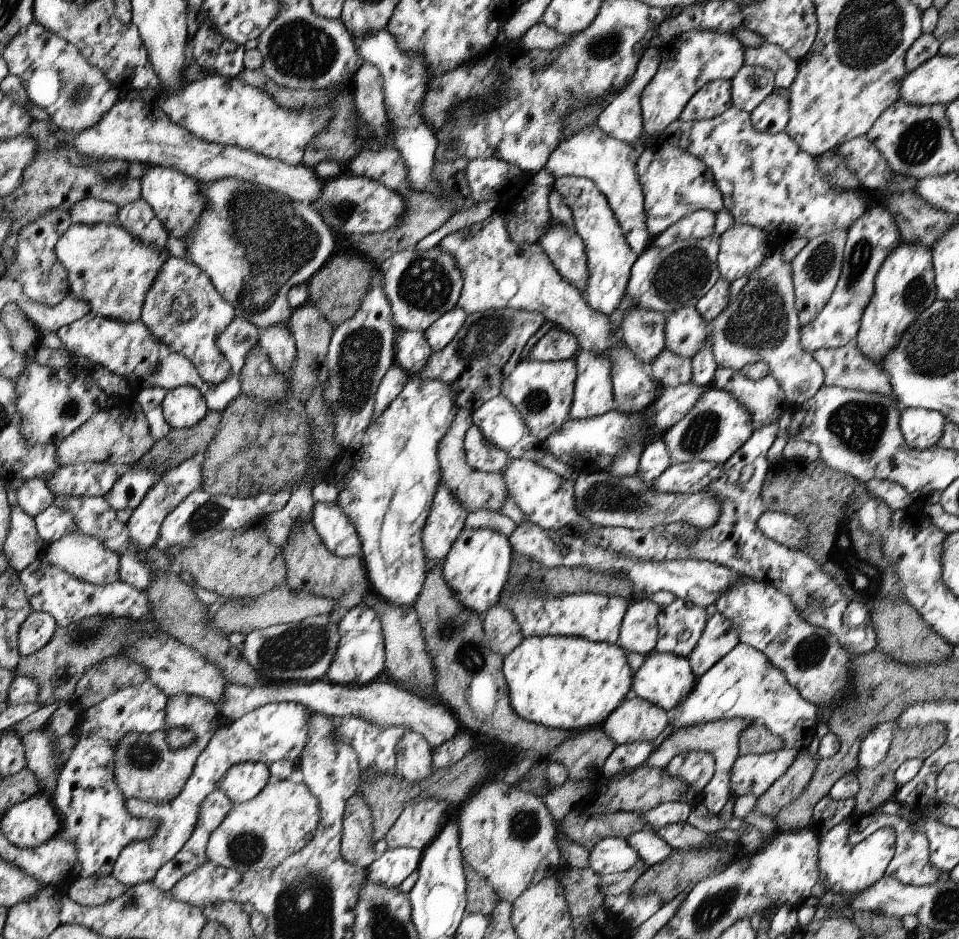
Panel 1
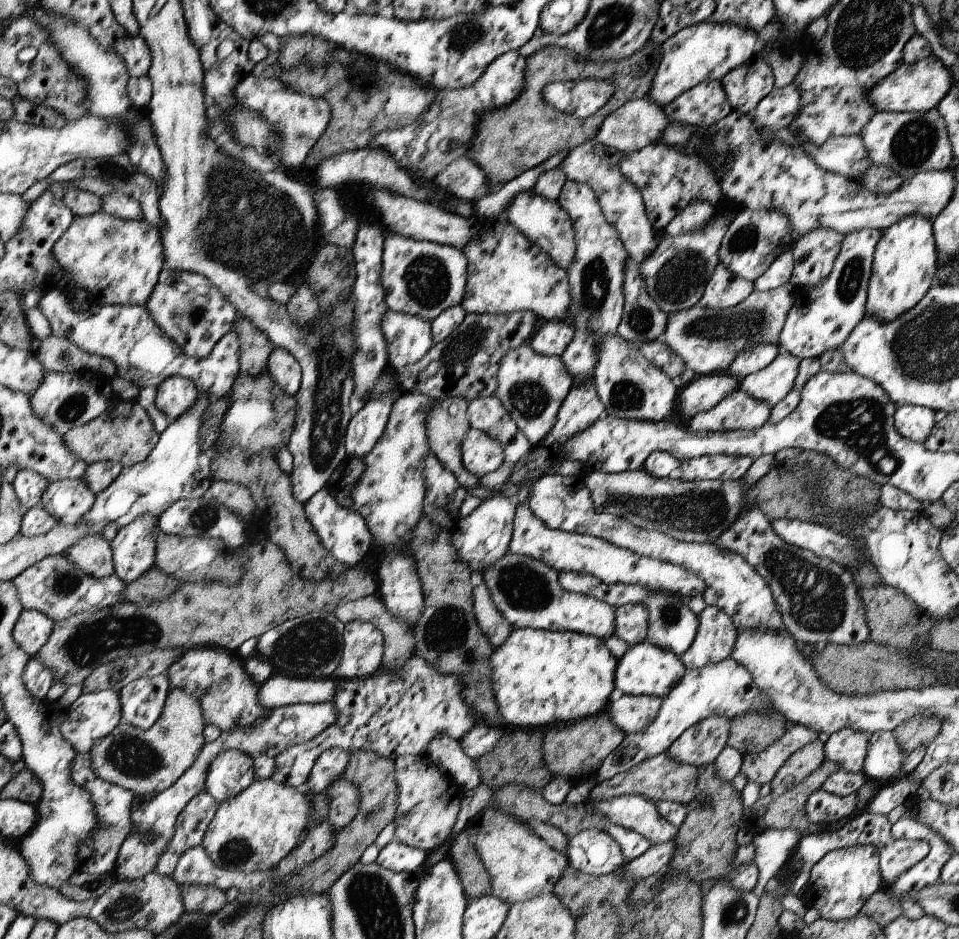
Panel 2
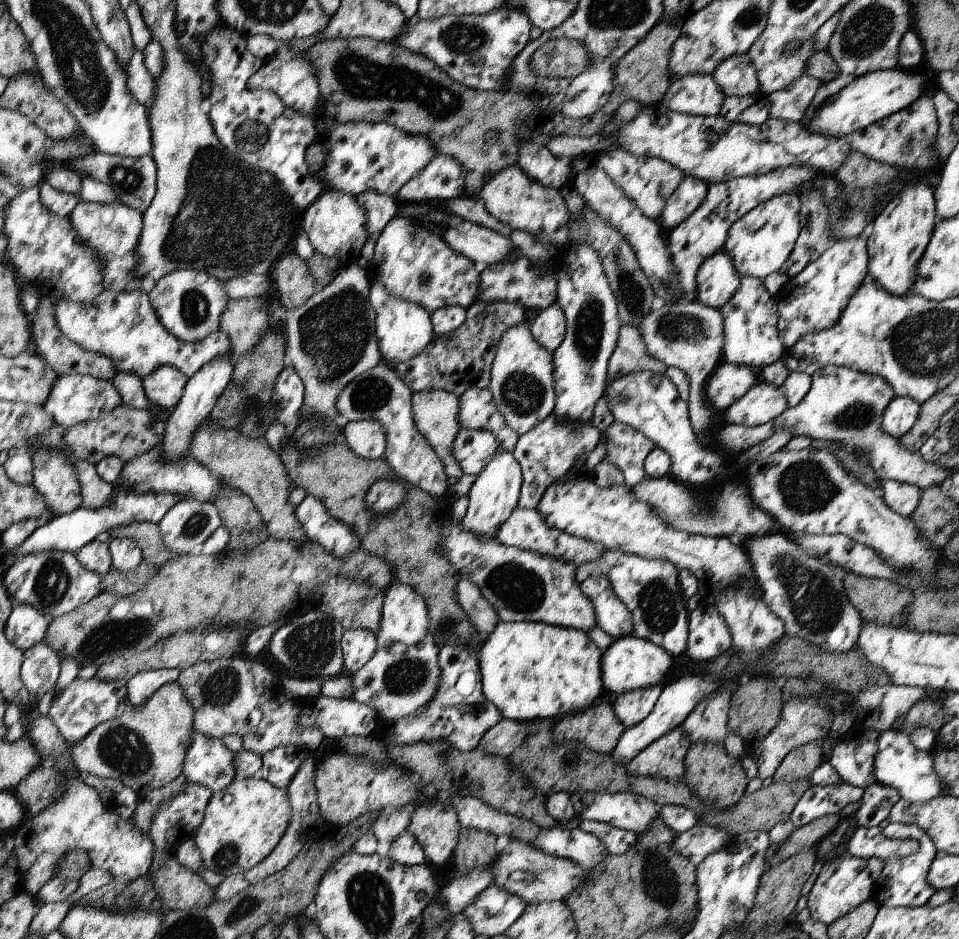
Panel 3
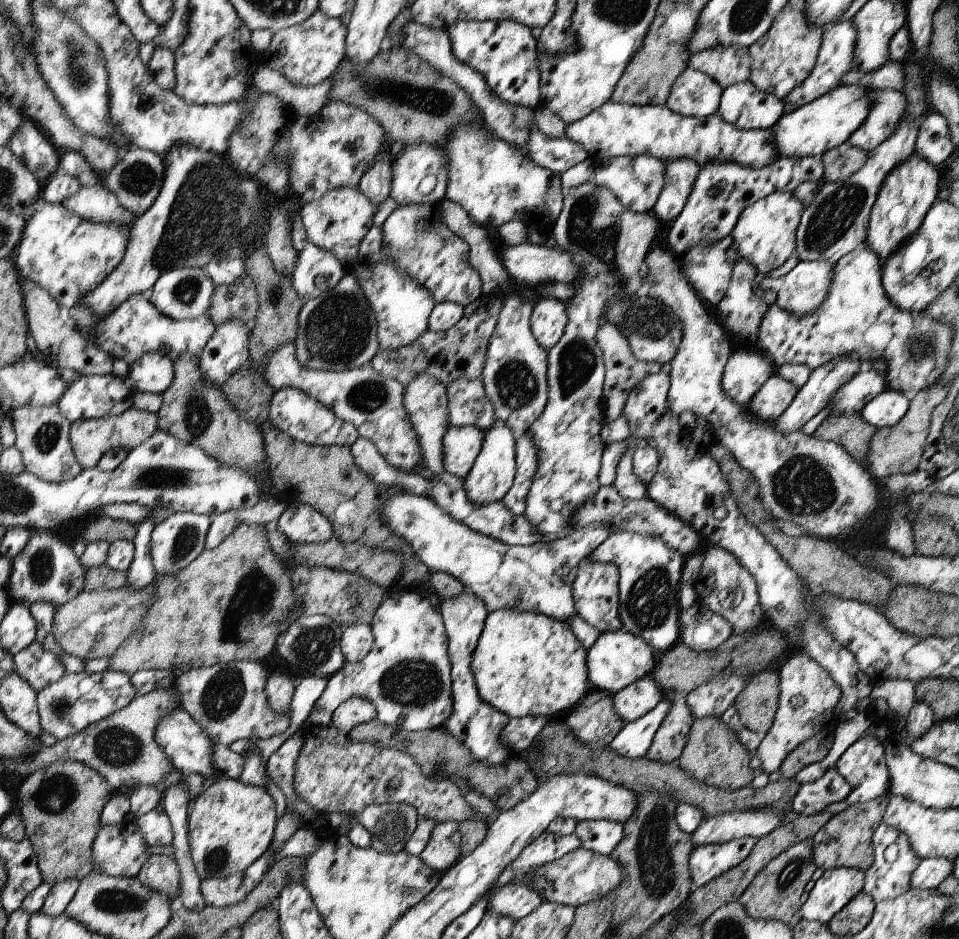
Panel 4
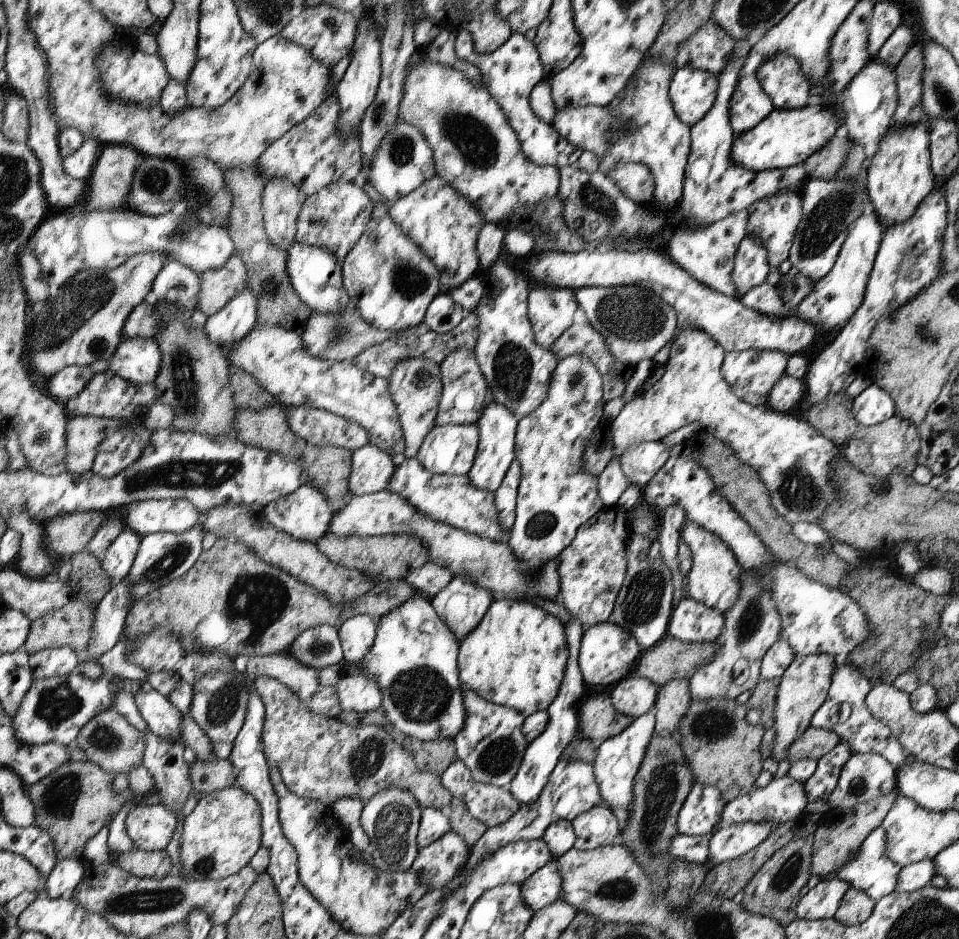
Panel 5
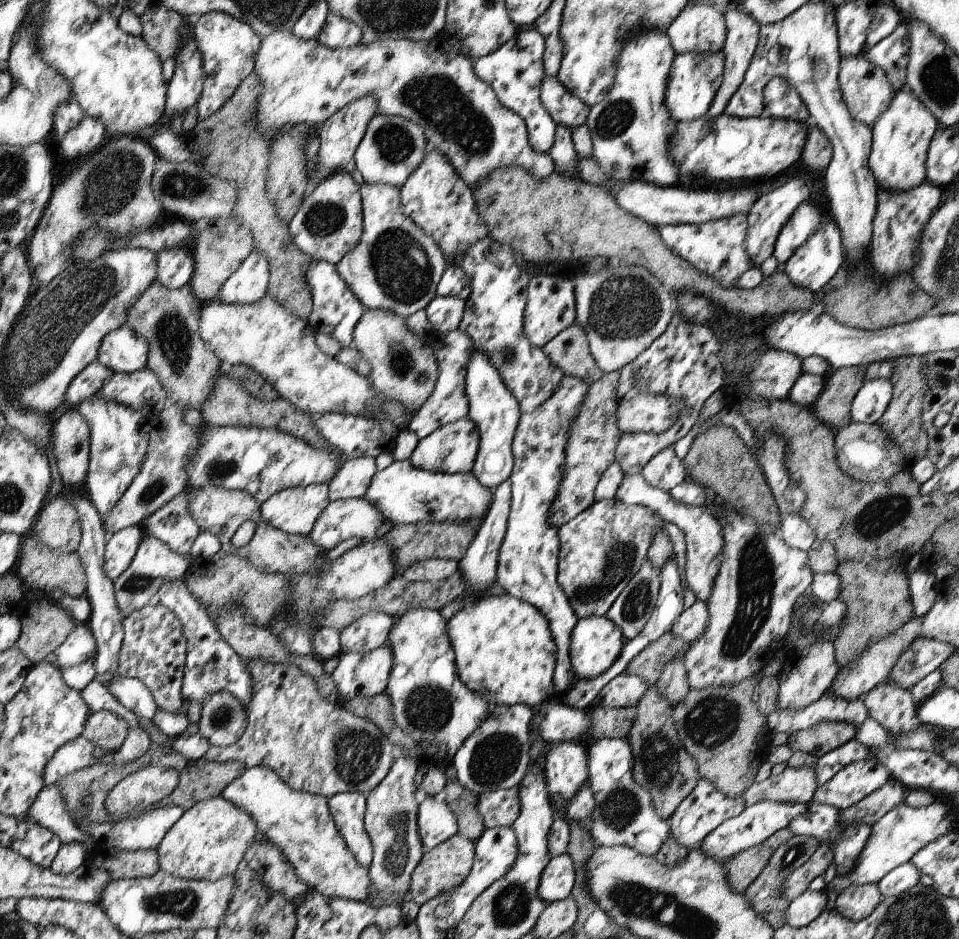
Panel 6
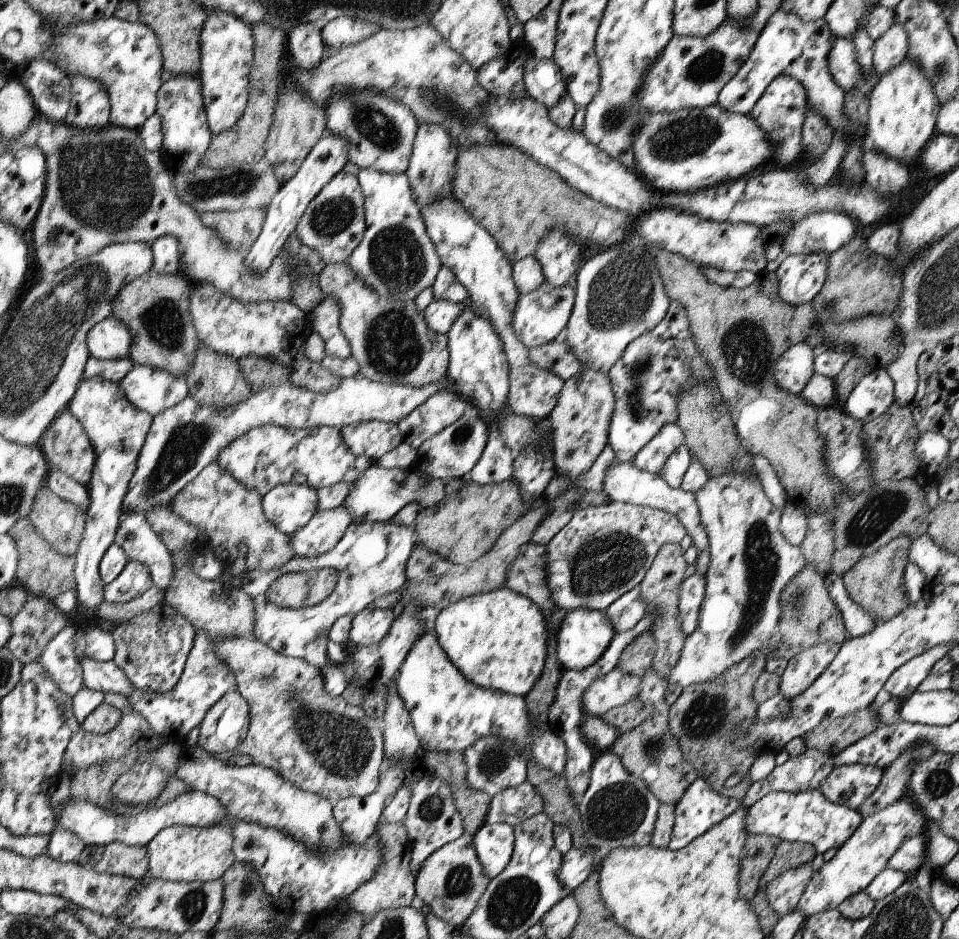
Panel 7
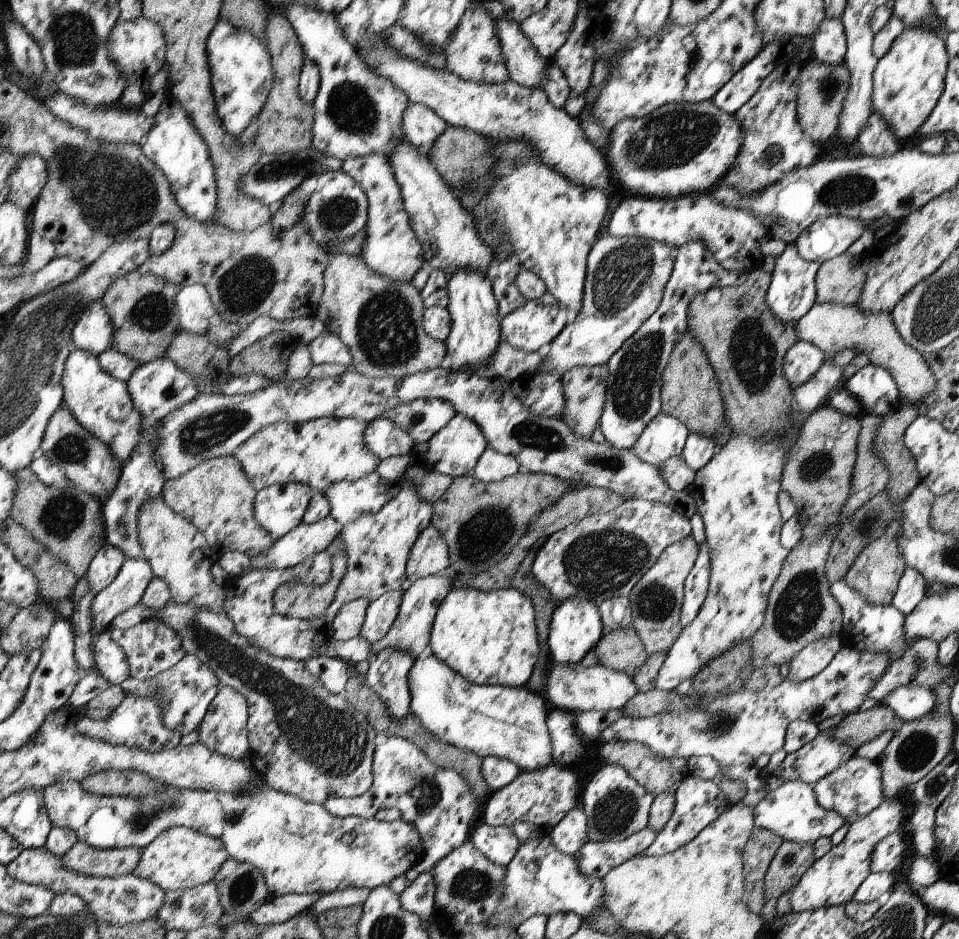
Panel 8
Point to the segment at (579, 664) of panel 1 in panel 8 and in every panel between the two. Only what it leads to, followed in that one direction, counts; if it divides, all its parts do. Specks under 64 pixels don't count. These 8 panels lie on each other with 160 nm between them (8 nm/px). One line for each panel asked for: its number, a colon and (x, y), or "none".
2: (540, 678)
3: (531, 671)
4: (527, 664)
5: (517, 656)
6: (504, 648)
7: (498, 640)
8: (490, 637)

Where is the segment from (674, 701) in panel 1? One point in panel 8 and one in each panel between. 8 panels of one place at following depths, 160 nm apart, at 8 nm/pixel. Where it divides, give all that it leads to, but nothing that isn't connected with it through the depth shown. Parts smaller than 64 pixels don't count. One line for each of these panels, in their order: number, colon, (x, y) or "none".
2: (645, 669)
3: (630, 663)
4: (618, 658)
5: (608, 653)
6: (596, 642)
7: (585, 634)
8: (576, 627)

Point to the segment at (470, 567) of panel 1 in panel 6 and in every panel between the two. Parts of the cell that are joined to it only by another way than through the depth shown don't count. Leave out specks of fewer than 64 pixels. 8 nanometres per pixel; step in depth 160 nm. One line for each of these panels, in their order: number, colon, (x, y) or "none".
2: (482, 538)
3: (494, 495)
4: (489, 480)
5: (497, 427)
6: (492, 407)

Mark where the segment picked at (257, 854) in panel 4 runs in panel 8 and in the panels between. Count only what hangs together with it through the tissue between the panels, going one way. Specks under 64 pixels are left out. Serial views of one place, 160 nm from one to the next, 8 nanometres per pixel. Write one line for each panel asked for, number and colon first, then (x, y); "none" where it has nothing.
5: (220, 836)
6: (207, 843)
7: (178, 853)
8: (180, 858)

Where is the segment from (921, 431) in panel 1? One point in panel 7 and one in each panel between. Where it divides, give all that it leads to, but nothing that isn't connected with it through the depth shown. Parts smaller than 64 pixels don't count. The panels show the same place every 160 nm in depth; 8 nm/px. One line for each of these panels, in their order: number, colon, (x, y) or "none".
2: (913, 422)
3: (901, 413)
4: (887, 408)
5: (874, 405)
6: (871, 401)
7: (871, 397)

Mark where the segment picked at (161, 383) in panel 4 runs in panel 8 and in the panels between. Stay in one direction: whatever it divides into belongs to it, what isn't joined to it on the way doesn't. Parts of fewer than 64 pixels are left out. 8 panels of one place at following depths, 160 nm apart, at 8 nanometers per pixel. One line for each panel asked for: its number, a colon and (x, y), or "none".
5: (139, 360)
6: (124, 351)
7: (110, 339)
8: (94, 331)

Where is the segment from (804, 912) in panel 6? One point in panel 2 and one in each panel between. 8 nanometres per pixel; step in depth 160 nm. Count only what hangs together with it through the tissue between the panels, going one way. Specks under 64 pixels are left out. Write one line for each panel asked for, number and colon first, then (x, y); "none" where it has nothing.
2: (845, 879)
3: (843, 883)
4: (835, 888)
5: (823, 898)

